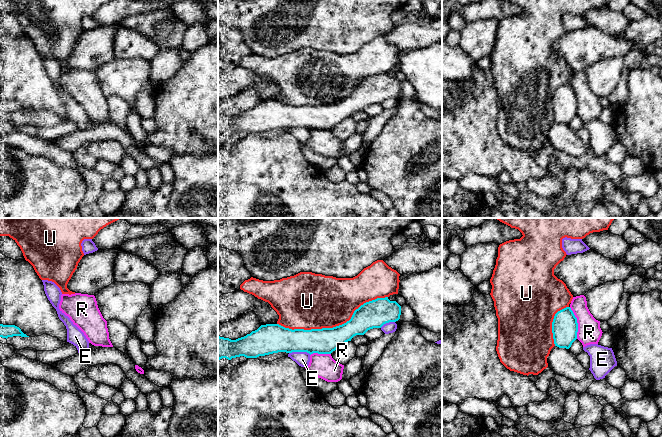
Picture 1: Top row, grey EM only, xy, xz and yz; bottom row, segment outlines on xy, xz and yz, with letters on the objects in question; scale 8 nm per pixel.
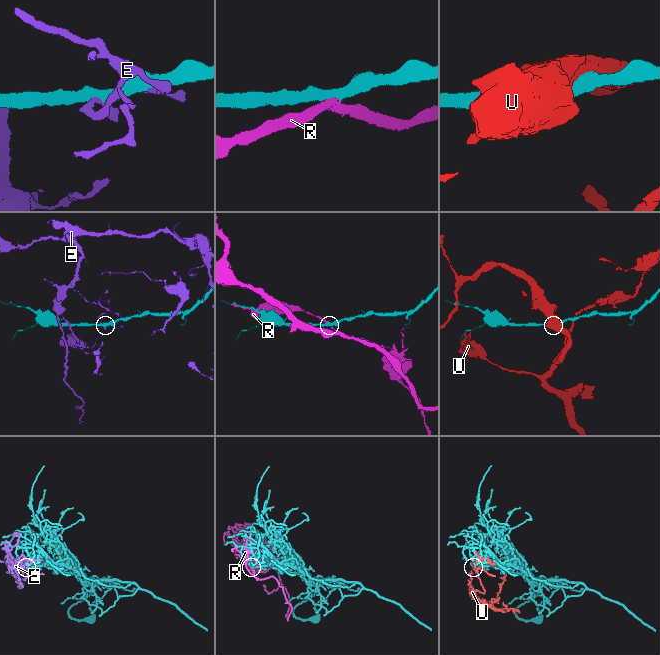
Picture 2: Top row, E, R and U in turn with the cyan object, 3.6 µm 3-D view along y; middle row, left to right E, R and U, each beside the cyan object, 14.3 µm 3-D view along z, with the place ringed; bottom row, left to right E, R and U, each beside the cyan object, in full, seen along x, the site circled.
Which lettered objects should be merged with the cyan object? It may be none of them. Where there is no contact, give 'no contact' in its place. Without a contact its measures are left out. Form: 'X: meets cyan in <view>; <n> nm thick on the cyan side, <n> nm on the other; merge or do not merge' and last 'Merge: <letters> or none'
E: meets cyan in xz; 240 nm thick on the cyan side, 110 nm on the other; do not merge
R: meets cyan in yz; 200 nm thick on the cyan side, 190 nm on the other; do not merge
U: meets cyan in xz; 200 nm thick on the cyan side, 440 nm on the other; do not merge
Merge: none

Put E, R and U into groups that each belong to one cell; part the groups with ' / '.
E / R / U

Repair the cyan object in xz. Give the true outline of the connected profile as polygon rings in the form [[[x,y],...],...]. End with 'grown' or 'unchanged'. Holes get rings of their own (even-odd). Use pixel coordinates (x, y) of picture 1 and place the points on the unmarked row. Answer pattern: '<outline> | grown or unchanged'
[[[385,73],[364,79],[349,97],[333,104],[292,106],[279,100],[266,100],[236,116],[218,110],[218,136],[240,132],[257,134],[278,128],[331,130],[354,112],[396,98],[400,91],[401,82]]] | unchanged

